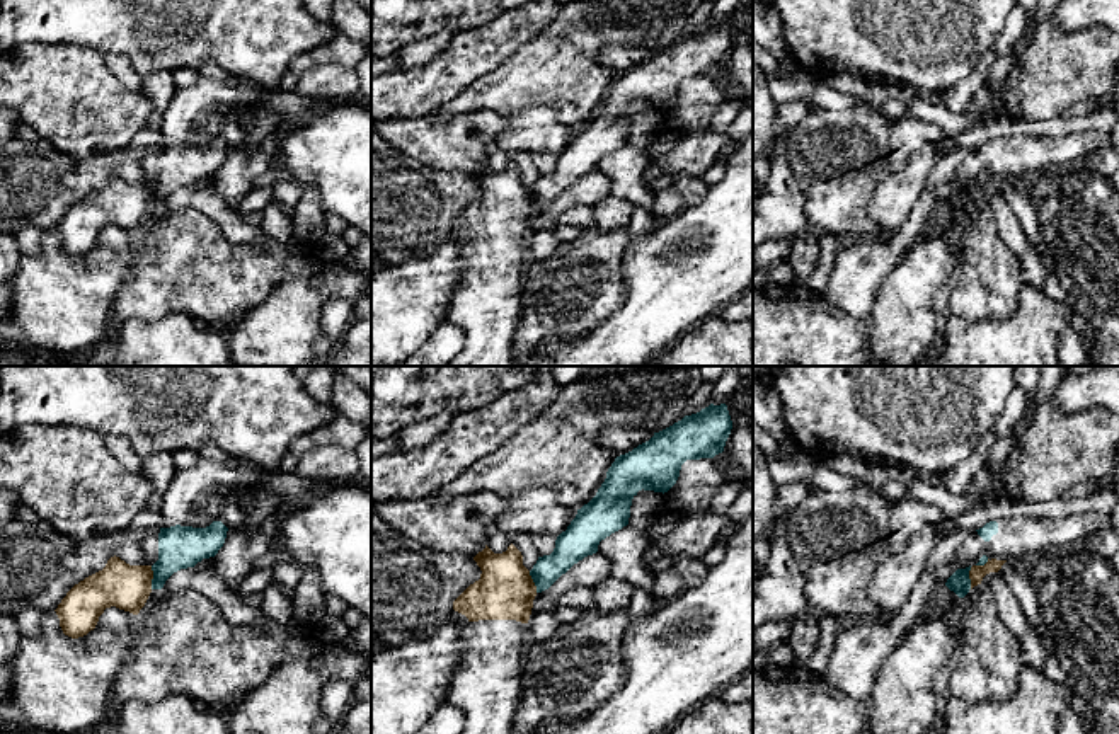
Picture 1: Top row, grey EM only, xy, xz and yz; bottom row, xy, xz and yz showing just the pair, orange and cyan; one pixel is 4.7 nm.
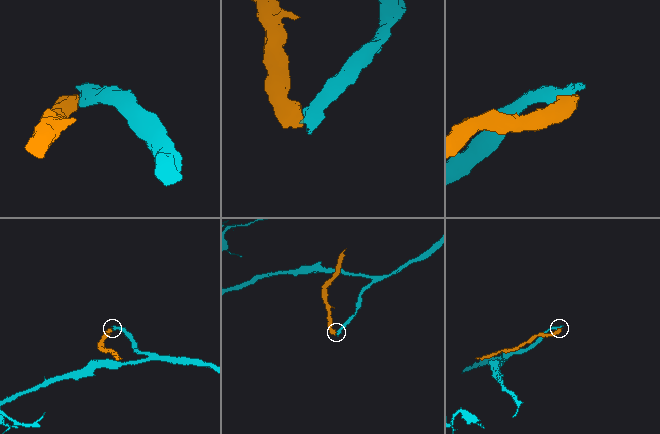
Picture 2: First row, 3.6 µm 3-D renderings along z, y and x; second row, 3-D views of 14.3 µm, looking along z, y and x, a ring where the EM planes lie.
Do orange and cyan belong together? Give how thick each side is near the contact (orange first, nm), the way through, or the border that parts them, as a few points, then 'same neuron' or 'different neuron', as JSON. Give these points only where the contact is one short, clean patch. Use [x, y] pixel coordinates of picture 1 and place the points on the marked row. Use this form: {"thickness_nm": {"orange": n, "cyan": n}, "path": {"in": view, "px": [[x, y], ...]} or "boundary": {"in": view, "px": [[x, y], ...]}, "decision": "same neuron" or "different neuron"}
{"thickness_nm": {"orange": 220, "cyan": 200}, "boundary": {"in": "xy", "px": [[150, 566], [152, 588]]}, "decision": "different neuron"}

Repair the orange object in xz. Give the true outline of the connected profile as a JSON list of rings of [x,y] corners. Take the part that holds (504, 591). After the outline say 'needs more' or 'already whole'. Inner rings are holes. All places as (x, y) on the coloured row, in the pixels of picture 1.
[[[511,543],[506,552],[494,553],[487,545],[473,560],[480,567],[480,579],[470,584],[455,601],[453,610],[468,618],[463,632],[463,656],[453,676],[448,702],[465,714],[460,734],[513,734],[513,720],[521,702],[521,668],[528,647],[528,620],[537,596],[530,571],[523,565],[521,552]]] | needs more

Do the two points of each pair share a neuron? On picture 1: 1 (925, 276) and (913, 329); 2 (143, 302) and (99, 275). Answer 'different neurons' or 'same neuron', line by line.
1: same neuron
2: different neurons

